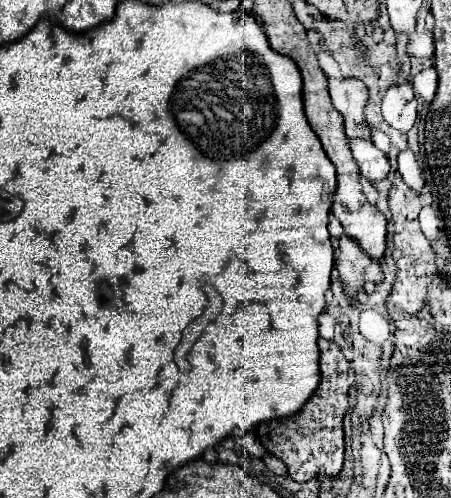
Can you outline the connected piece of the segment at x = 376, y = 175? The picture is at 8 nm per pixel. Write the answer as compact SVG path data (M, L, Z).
M350 140L350 148L360 166L360 174L366 180L378 182L388 176L390 162L374 144L368 144L366 140Z

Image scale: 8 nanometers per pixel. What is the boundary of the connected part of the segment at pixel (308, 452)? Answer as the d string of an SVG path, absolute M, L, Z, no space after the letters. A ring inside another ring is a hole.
M318 338L318 348L320 348L320 370L322 378L312 394L312 398L302 406L300 412L288 418L276 418L270 422L264 422L258 426L258 438L264 444L268 452L272 452L276 458L280 458L288 466L288 474L296 482L308 482L316 476L336 476L342 470L344 456L338 456L334 450L334 438L338 452L344 452L344 428L342 420L348 412L348 372L350 372L350 362L344 358L340 346L332 340ZM336 424L336 430L334 430ZM316 438L316 444L314 444Z

